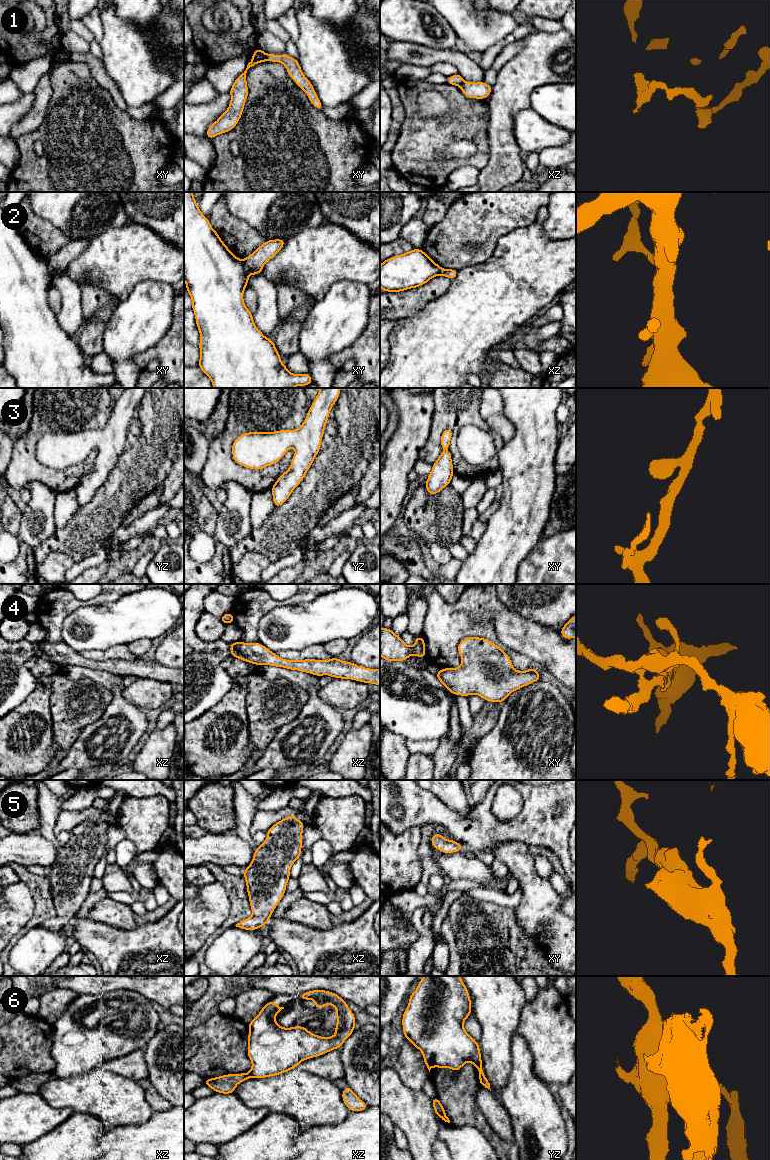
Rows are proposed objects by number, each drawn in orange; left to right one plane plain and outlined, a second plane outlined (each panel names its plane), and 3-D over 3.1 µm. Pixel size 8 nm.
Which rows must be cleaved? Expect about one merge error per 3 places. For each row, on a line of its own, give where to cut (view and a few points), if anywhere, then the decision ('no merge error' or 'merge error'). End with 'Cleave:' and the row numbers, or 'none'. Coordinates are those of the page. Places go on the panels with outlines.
1: xy (266, 54), (267, 60) | merge error
2: xy (242, 261), (244, 269), (249, 274) | merge error
3: no cut | no merge error
4: no cut | no merge error
5: no cut | no merge error
6: yz (481, 1060), (478, 1069) | merge error
Cleave: 1, 2, 6

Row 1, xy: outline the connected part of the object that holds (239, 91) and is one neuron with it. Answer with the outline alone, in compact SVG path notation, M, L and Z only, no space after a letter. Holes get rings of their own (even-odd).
M257 48L252 54L252 60L248 63L246 70L235 79L229 91L231 100L228 109L208 128L205 135L208 139L231 131L237 125L243 114L243 109L249 93L246 80L247 70L265 61L267 61L267 54L262 49Z

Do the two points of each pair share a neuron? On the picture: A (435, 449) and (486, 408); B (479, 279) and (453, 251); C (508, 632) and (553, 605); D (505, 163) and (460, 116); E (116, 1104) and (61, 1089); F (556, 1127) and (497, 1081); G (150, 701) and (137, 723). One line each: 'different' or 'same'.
A: different
B: different
C: different
D: different
E: same
F: different
G: different

